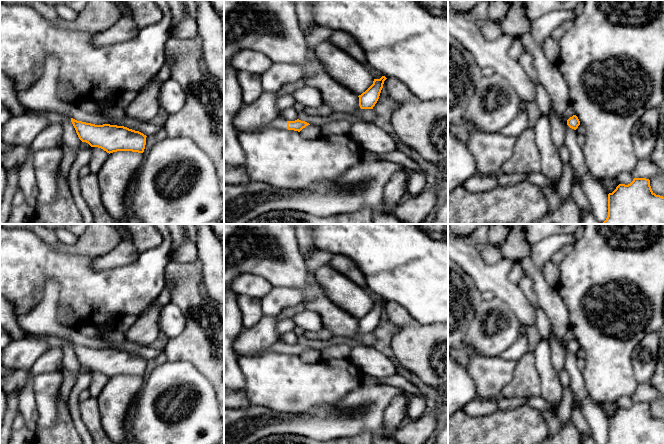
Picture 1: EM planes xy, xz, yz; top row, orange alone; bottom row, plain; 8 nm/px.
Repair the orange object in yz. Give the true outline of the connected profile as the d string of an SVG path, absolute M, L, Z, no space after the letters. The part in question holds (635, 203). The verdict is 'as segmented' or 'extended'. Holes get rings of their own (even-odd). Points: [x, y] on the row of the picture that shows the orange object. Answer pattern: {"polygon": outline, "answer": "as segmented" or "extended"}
{"polygon": "M634 178L628 184L619 184L608 194L608 216L602 224L664 224L664 197L656 195L646 178Z", "answer": "as segmented"}

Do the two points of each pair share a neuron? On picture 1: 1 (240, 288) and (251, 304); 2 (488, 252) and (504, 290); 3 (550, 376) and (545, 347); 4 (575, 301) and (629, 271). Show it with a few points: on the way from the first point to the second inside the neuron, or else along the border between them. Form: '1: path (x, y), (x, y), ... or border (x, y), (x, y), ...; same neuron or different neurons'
1: border (238, 294), (260, 298); different neurons
2: border (479, 251), (487, 263), (495, 263), (503, 257); different neurons
3: path (545, 369), (545, 354); same neuron
4: path (585, 287), (591, 282), (603, 281), (615, 275); same neuron

